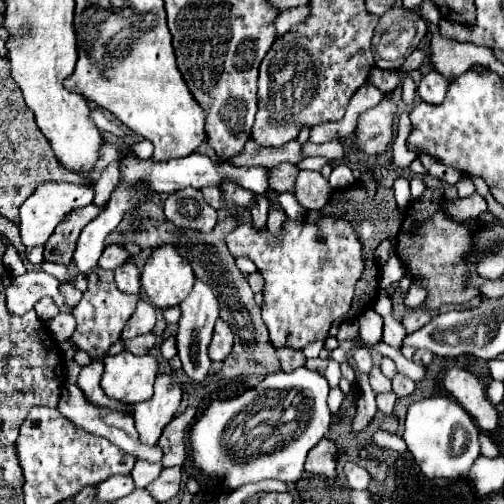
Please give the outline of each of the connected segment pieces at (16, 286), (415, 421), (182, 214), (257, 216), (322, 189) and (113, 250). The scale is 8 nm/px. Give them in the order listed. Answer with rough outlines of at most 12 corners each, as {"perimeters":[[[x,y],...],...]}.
{"perimeters":[[[42,270],[12,278],[6,306],[22,316],[58,298],[60,280]],[[452,396],[414,402],[404,442],[422,474],[466,478],[478,426]],[[186,188],[164,202],[174,226],[210,232],[216,210],[200,190]],[[256,196],[252,204],[252,224],[266,232],[268,198]],[[302,170],[296,200],[320,210],[330,198],[330,184],[320,172]],[[112,244],[102,252],[98,266],[114,270],[130,256]]]}

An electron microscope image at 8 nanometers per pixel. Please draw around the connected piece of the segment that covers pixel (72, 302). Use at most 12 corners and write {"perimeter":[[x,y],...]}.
{"perimeter":[[70,282],[60,286],[66,306],[74,308],[82,292],[76,290]]}

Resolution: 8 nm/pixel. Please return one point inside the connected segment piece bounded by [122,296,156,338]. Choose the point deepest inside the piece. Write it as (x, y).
(142, 321)

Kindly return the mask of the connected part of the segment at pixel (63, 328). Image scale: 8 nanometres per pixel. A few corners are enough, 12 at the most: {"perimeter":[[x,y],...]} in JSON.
{"perimeter":[[71,313],[52,319],[50,330],[56,341],[69,340],[76,322]]}

